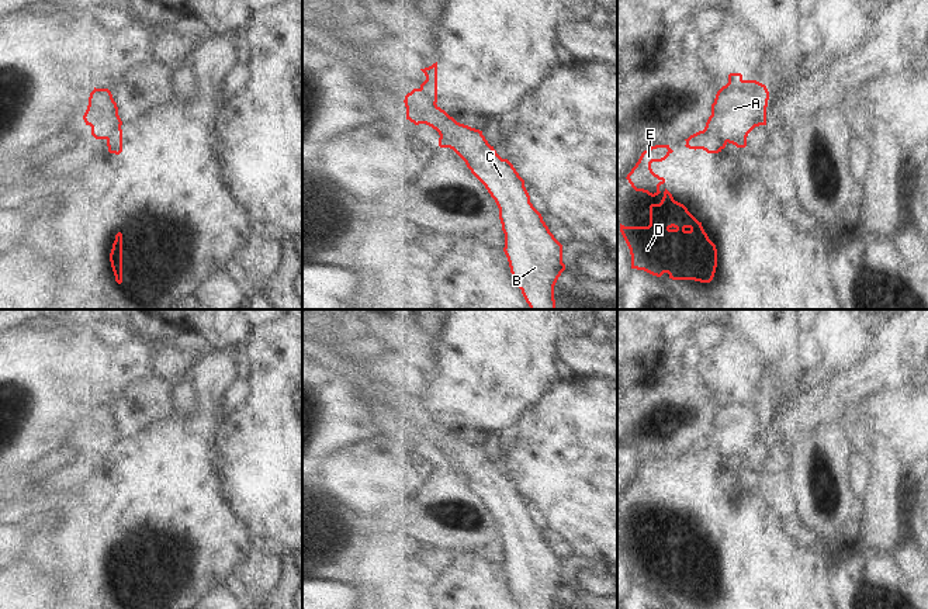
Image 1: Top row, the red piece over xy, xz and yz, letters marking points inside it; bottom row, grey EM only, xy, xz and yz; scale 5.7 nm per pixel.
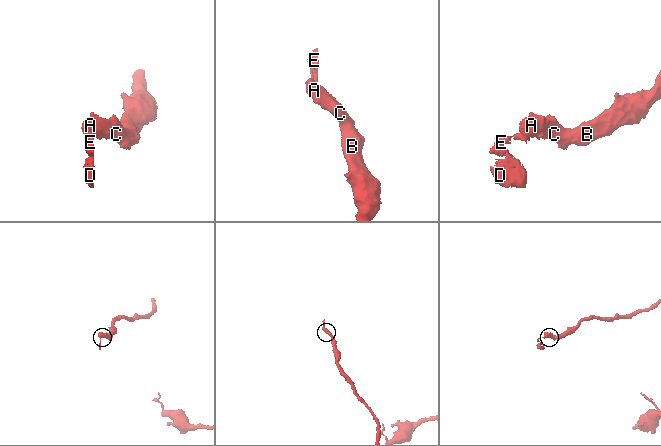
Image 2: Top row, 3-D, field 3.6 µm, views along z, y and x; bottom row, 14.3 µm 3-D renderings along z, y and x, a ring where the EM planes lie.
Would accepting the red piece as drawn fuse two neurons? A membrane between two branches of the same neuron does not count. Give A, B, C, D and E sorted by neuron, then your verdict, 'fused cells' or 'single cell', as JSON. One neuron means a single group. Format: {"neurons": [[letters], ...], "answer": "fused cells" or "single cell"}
{"neurons": [["A", "B", "C"], ["D", "E"]], "answer": "fused cells"}

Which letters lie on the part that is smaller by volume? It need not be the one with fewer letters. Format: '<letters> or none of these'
D, E

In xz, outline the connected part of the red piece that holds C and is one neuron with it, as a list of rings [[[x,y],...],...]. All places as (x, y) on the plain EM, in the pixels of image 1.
[[[413,404],[405,411],[404,418],[406,422],[406,435],[415,440],[426,439],[436,444],[440,450],[439,461],[453,464],[495,515],[505,549],[503,567],[508,572],[512,592],[522,605],[522,609],[554,609],[554,601],[565,585],[562,560],[554,553],[541,529],[530,518],[524,495],[519,491],[513,480],[496,468],[482,450],[482,446],[457,437],[434,419],[425,405]]]

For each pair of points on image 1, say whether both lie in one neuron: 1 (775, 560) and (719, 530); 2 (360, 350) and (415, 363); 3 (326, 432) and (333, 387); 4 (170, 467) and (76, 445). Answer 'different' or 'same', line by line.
1: same
2: different
3: same
4: different

